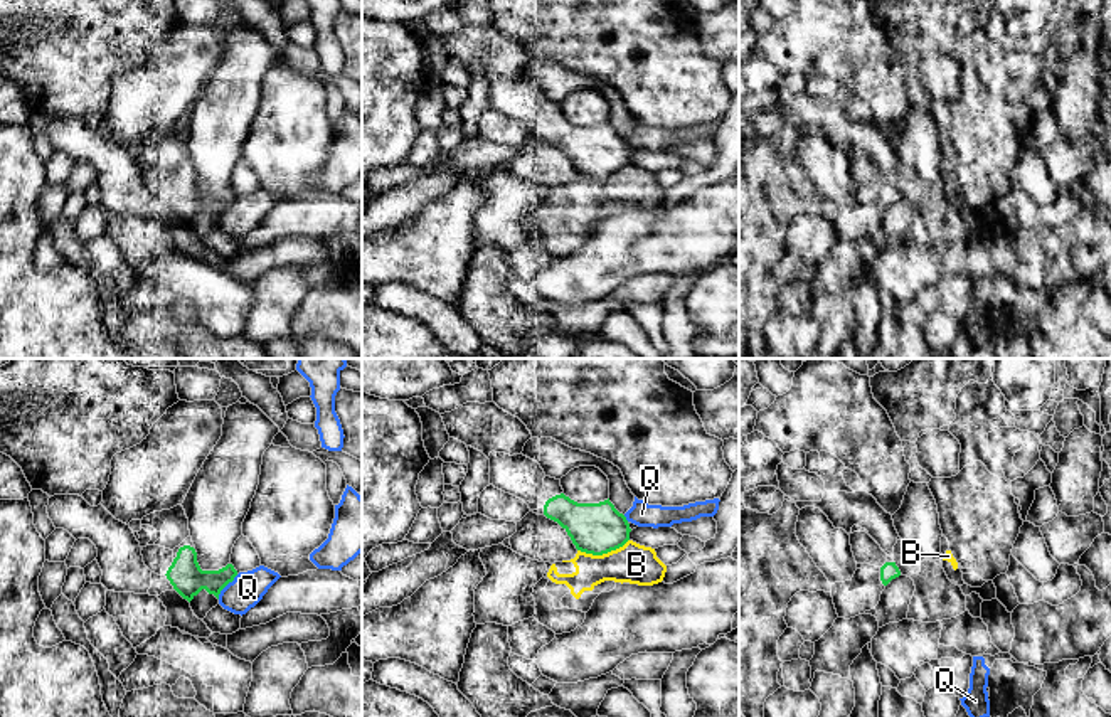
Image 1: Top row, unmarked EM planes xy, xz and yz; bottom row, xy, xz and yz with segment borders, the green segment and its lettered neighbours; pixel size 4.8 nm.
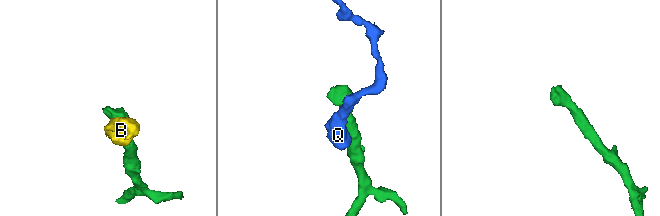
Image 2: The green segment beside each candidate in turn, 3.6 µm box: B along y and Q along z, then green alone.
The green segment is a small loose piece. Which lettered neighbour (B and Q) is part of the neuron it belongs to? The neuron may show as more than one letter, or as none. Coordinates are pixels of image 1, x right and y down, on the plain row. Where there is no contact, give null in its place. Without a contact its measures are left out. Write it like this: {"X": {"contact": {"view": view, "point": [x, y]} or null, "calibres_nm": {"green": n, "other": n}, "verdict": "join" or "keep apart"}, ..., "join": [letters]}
{"B": {"contact": {"view": "xz", "point": [603, 175]}, "calibres_nm": {"green": 240, "other": 190}, "verdict": "keep apart"}, "Q": {"contact": {"view": "xy", "point": [226, 207]}, "calibres_nm": {"green": 160, "other": 160}, "verdict": "keep apart"}, "join": []}

